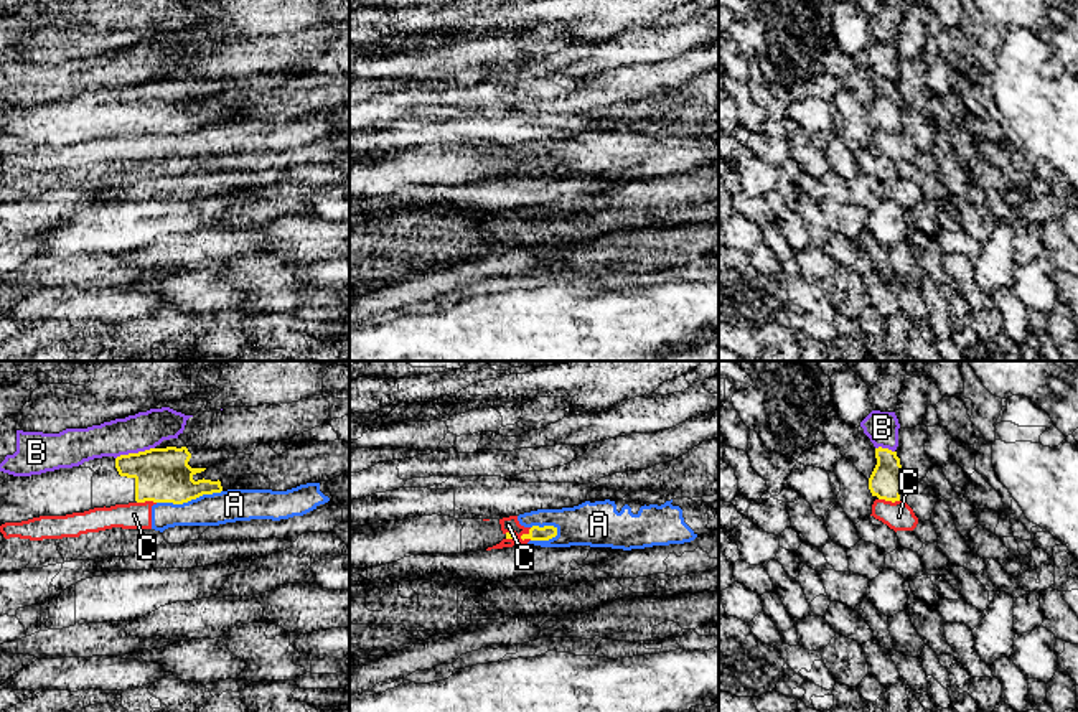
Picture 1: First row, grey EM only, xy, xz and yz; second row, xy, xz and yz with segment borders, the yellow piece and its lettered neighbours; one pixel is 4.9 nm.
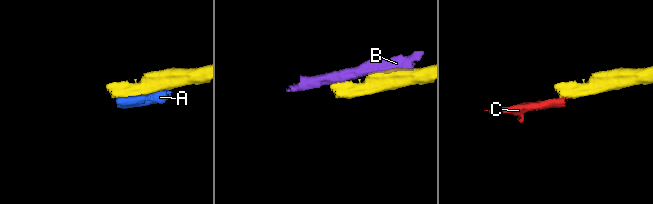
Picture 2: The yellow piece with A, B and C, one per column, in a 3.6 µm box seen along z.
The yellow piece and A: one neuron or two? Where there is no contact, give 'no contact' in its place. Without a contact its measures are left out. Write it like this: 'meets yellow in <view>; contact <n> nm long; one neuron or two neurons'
meets yellow in xy; contact 320 nm long; two neurons

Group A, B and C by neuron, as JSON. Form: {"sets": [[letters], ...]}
{"sets": [["A", "C"], ["B"]]}

